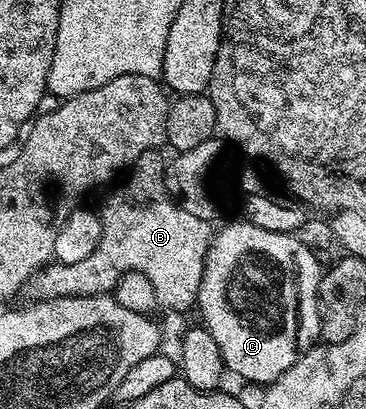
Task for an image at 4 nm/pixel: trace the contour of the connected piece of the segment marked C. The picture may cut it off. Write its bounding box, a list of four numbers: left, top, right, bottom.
[195,219,322,386]

